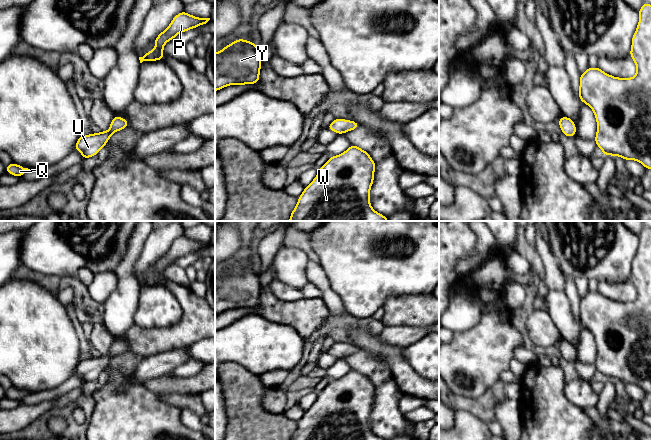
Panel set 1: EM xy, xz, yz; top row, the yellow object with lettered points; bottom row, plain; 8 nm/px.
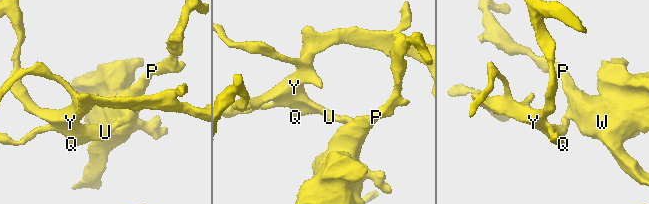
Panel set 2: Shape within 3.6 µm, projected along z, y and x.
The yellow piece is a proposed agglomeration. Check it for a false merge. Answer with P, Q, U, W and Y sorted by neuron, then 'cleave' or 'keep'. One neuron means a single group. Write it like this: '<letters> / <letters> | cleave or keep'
P Q U W Y | keep

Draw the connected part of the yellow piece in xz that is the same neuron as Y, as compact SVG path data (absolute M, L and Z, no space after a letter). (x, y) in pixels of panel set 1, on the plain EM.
M242 262L215 277L215 315L229 309L256 308L262 286L258 270Z

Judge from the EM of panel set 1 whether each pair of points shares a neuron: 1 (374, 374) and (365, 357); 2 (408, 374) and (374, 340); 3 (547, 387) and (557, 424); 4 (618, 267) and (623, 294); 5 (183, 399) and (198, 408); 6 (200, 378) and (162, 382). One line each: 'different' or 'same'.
1: same
2: same
3: same
4: different
5: same
6: same

